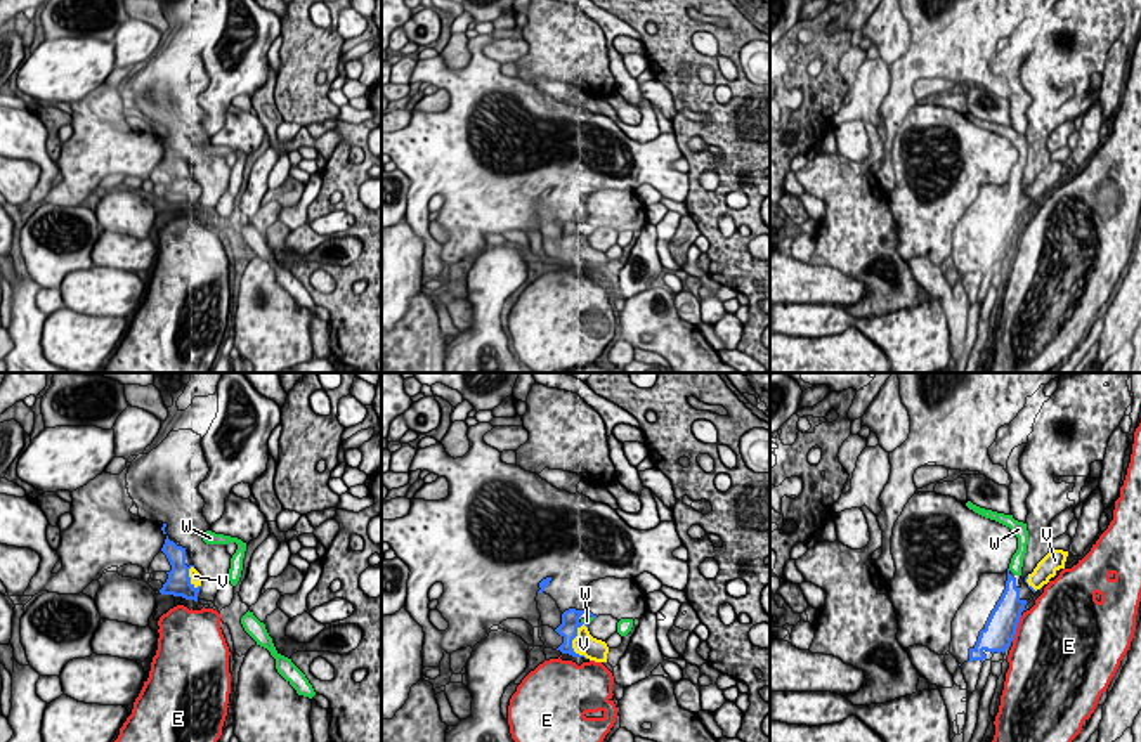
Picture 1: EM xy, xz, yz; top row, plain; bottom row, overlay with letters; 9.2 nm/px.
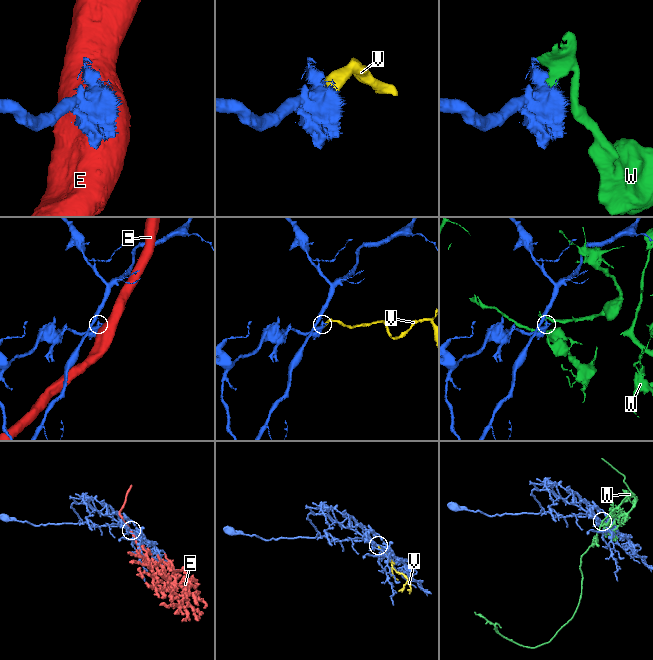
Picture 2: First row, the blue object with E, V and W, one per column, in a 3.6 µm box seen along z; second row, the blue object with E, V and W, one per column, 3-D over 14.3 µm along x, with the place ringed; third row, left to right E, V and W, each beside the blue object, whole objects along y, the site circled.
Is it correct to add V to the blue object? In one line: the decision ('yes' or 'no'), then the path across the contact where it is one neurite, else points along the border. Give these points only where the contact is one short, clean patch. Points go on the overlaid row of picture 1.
yes

